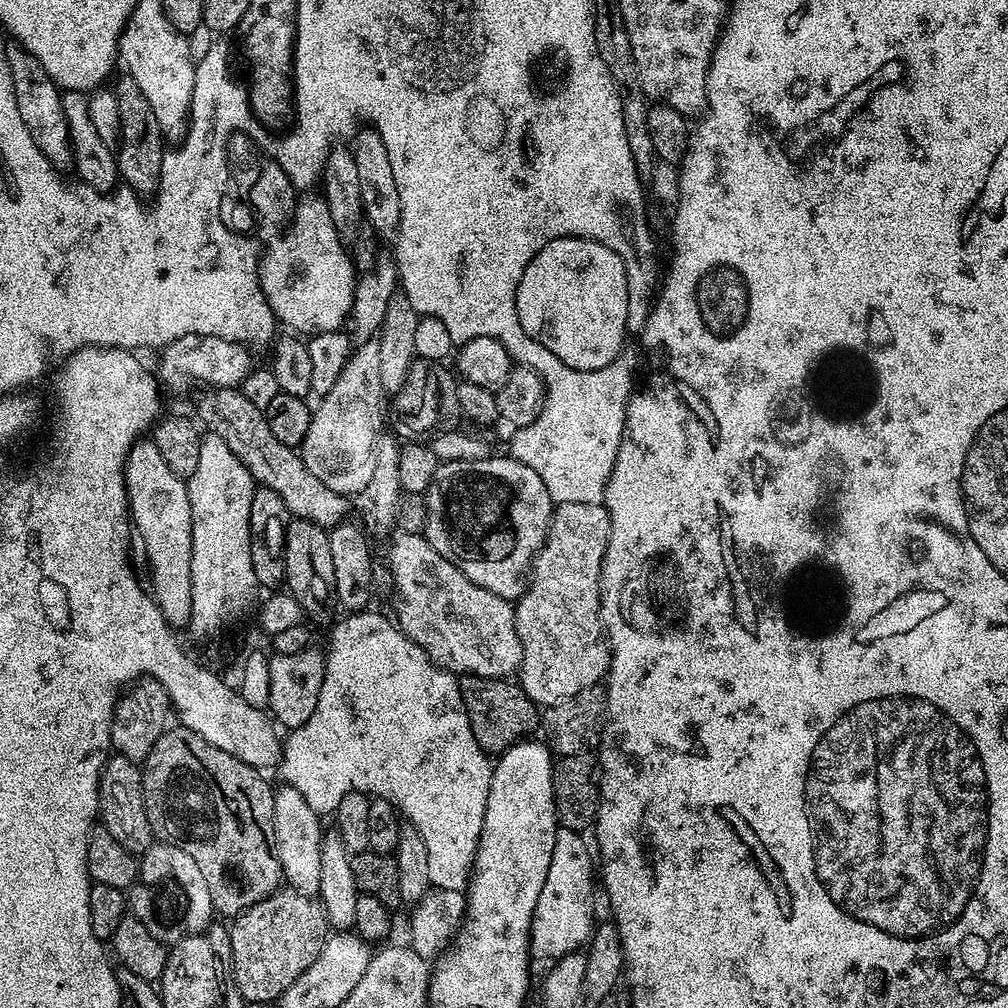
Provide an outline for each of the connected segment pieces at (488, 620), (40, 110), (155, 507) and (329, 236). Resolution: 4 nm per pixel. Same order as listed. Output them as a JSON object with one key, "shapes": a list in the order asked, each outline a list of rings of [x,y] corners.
{"shapes":[[[[404,532],[394,537],[388,548],[388,568],[392,571],[392,584],[396,587],[395,619],[400,631],[409,636],[439,668],[453,674],[501,678],[511,677],[519,669],[522,642],[516,629],[515,607],[509,601],[498,598],[498,594],[490,594],[490,590],[482,590],[470,582],[462,570],[458,570],[446,558],[442,558],[434,546],[430,546],[427,536]]],[[[19,46],[5,47],[6,58],[10,66],[10,74],[14,78],[14,98],[18,98],[18,114],[22,114],[22,122],[26,122],[26,130],[30,130],[30,138],[34,138],[34,146],[46,154],[46,158],[57,166],[67,165],[72,159],[72,143],[70,130],[64,117],[61,102],[61,89],[42,70],[42,62],[34,58],[25,48]]],[[[139,439],[124,464],[130,520],[144,543],[144,556],[152,571],[152,599],[173,629],[187,629],[192,623],[190,598],[190,554],[192,553],[192,507],[185,479],[174,474],[156,448],[153,439]]],[[[304,194],[297,199],[296,209],[284,235],[271,245],[267,253],[263,253],[260,262],[260,285],[266,294],[270,310],[285,329],[296,334],[315,334],[324,331],[341,331],[349,323],[352,315],[356,281],[358,273],[353,264],[349,249],[340,239],[334,226],[334,218],[330,216],[330,206],[323,195]]]]}

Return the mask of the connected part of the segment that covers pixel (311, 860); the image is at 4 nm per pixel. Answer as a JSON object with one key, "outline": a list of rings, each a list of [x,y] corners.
{"outline":[[[280,786],[273,791],[274,798],[274,838],[280,871],[287,887],[294,888],[307,896],[316,896],[321,881],[321,855],[323,835],[321,817],[298,794],[298,790]]]}

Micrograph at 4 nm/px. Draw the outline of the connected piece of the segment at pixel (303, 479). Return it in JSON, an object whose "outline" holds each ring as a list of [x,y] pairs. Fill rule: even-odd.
{"outline":[[[213,387],[200,400],[199,423],[213,436],[218,436],[238,454],[238,460],[246,470],[250,470],[253,481],[259,487],[274,490],[282,502],[286,502],[289,517],[314,522],[319,528],[343,524],[349,519],[349,497],[330,490],[319,478],[314,478],[302,462],[296,448],[278,442],[277,437],[267,425],[265,411],[254,406],[239,387]],[[204,424],[205,426],[204,426]]]}

